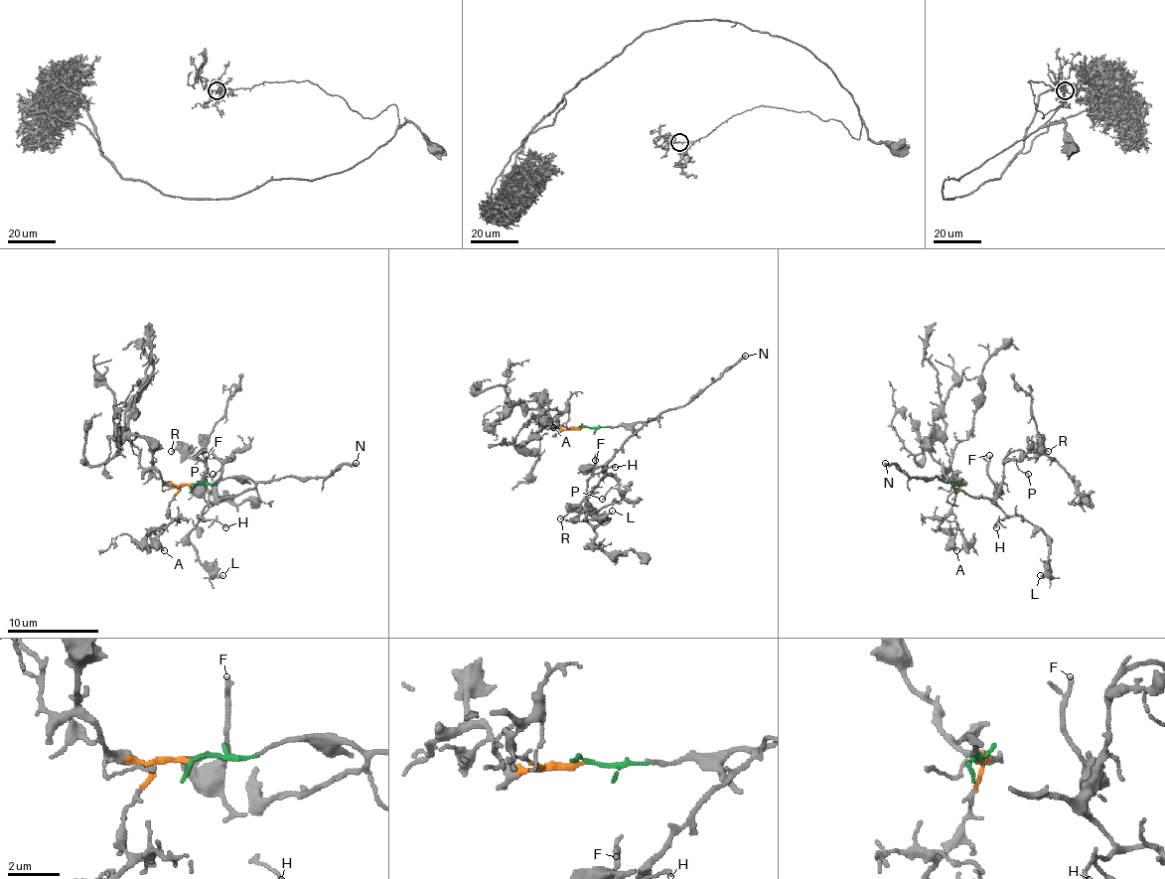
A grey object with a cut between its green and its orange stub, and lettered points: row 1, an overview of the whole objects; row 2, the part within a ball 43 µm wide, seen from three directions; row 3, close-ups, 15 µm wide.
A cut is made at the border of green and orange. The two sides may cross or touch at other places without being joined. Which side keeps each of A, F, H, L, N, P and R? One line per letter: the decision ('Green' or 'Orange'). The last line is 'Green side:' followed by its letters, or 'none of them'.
A: Orange
F: Green
H: Green
L: Green
N: Green
P: Green
R: Green
Green side: F, H, L, N, P, R

